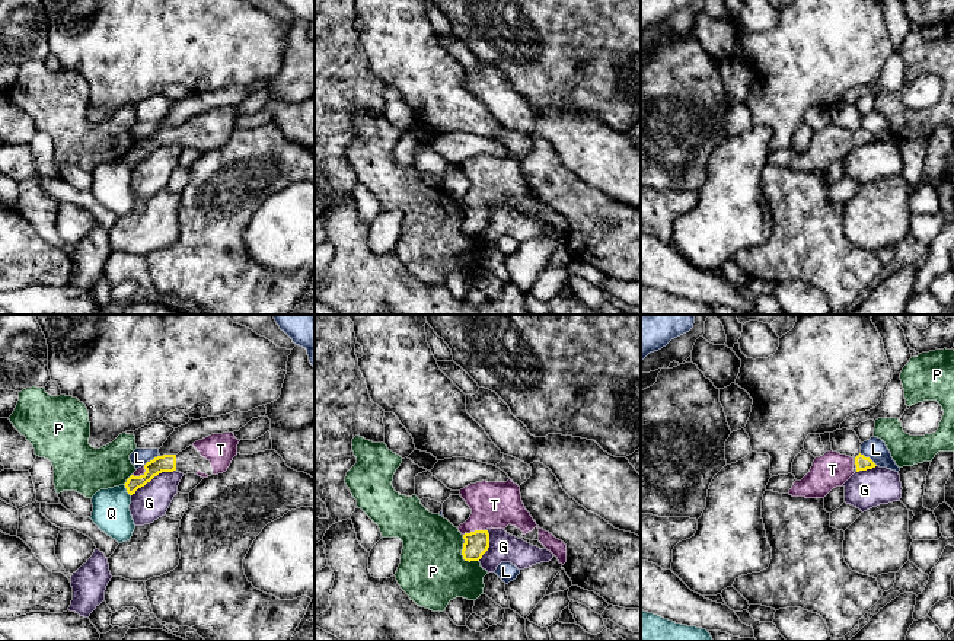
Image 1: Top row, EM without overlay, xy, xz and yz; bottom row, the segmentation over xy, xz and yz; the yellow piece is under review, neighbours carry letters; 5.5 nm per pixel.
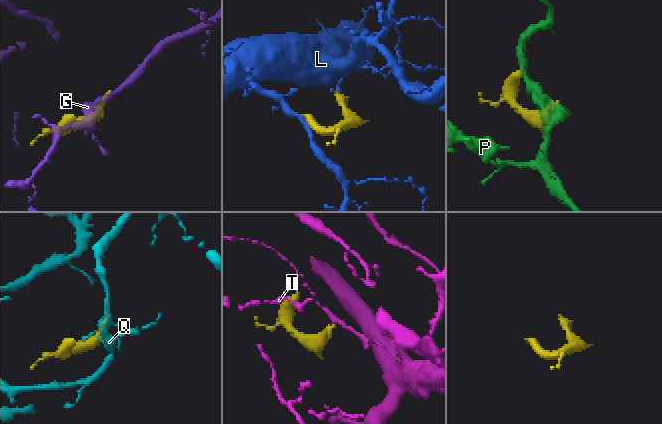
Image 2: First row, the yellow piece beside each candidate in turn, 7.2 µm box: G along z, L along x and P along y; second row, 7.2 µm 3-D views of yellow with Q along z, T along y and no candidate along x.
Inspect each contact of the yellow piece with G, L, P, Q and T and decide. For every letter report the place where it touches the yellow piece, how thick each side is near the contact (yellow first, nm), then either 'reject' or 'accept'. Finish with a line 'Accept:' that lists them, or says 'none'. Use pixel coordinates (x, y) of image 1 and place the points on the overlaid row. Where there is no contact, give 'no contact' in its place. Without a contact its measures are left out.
G: xy (153, 477) | 100/200 nm | reject
L: yz (868, 458) | 80/120 nm | reject
P: xz (462, 554) | 140/360 nm | reject
Q: xy (127, 490) | 100/220 nm | reject
T: xz (474, 532) | 140/260 nm | accept
Accept: T

